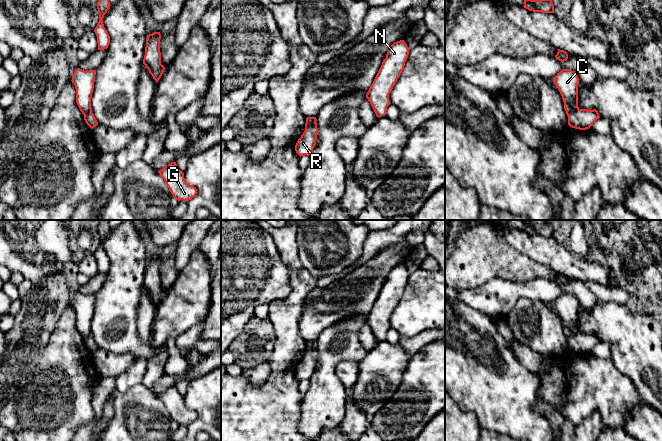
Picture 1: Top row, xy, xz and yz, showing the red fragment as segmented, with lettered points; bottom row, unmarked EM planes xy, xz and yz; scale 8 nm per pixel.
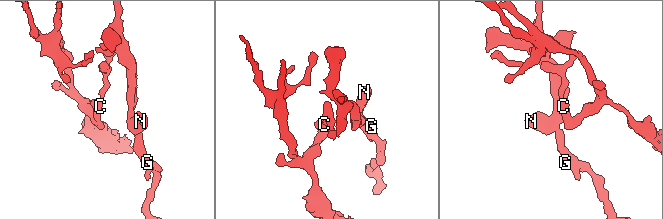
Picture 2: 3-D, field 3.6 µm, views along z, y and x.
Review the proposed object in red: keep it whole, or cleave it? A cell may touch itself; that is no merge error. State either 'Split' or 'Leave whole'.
Split

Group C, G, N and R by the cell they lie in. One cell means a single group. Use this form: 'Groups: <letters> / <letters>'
Groups: C G N / R

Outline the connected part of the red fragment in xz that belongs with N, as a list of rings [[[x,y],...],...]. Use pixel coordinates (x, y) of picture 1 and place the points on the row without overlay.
[[[404,264],[394,266],[366,318],[378,342],[386,339],[387,331],[391,328],[389,318],[404,293],[408,279],[409,272]]]

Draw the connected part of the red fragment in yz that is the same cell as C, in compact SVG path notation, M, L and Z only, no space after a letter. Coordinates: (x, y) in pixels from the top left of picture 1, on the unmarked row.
M563 293L553 302L563 326L566 338L578 334L578 308L577 298L569 293Z

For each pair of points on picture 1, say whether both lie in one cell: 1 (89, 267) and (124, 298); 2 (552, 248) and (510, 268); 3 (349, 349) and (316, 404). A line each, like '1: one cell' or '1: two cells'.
1: two cells
2: two cells
3: one cell

